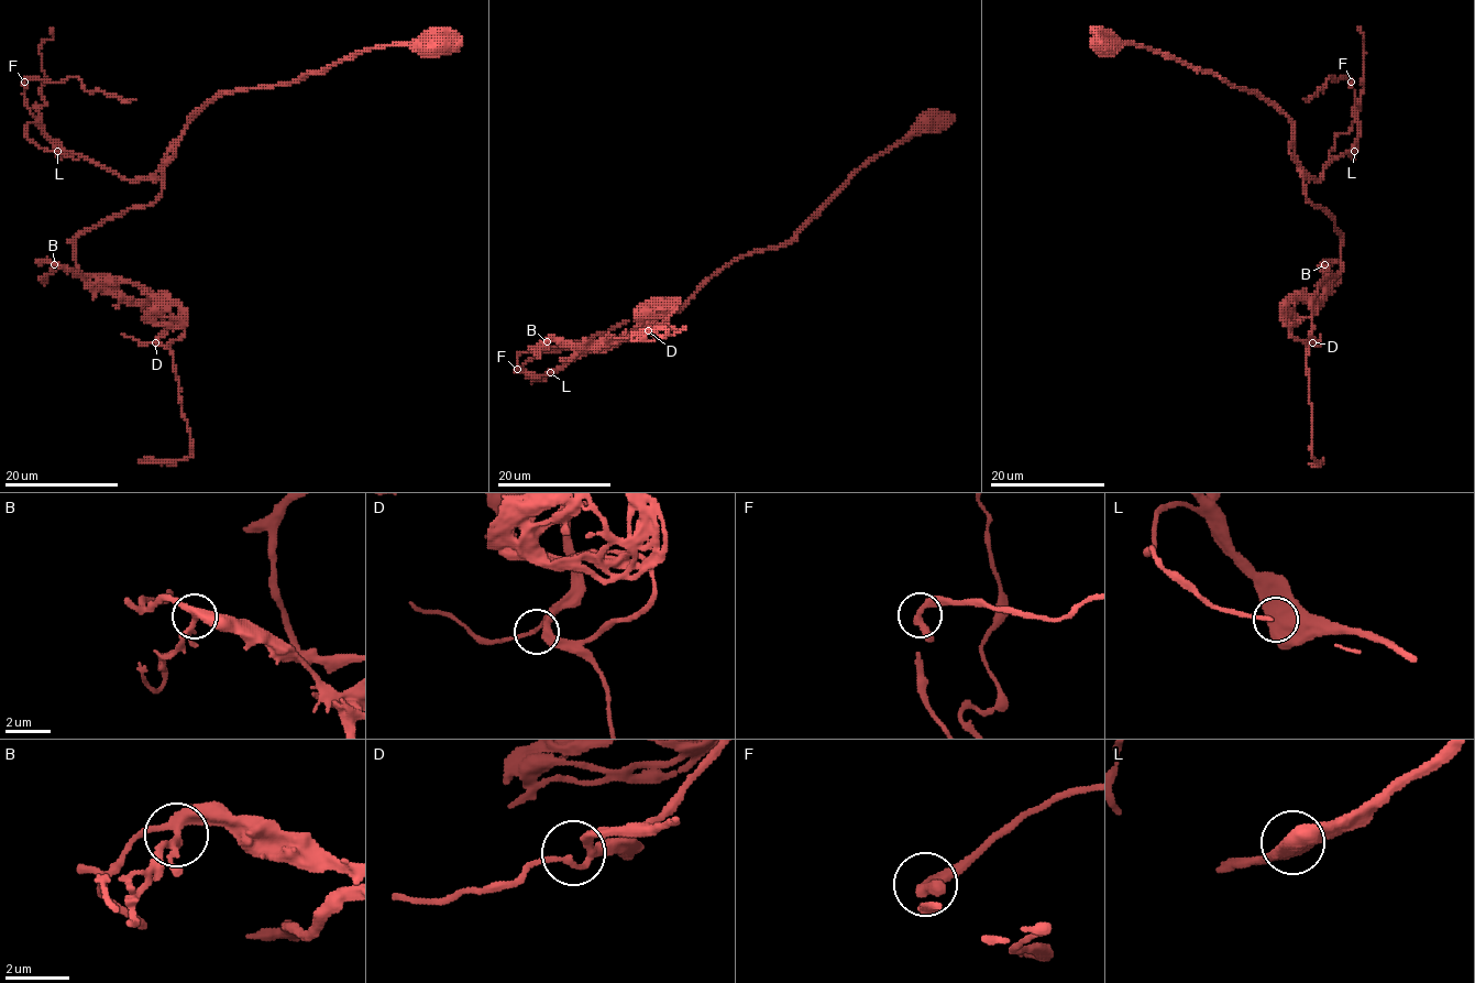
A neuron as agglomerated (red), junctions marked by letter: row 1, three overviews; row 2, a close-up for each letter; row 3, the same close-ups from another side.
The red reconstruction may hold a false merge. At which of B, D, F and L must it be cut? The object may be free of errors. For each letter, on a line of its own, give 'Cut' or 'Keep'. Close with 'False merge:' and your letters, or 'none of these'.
B: Keep
D: Keep
F: Keep
L: Keep
False merge: none of these

